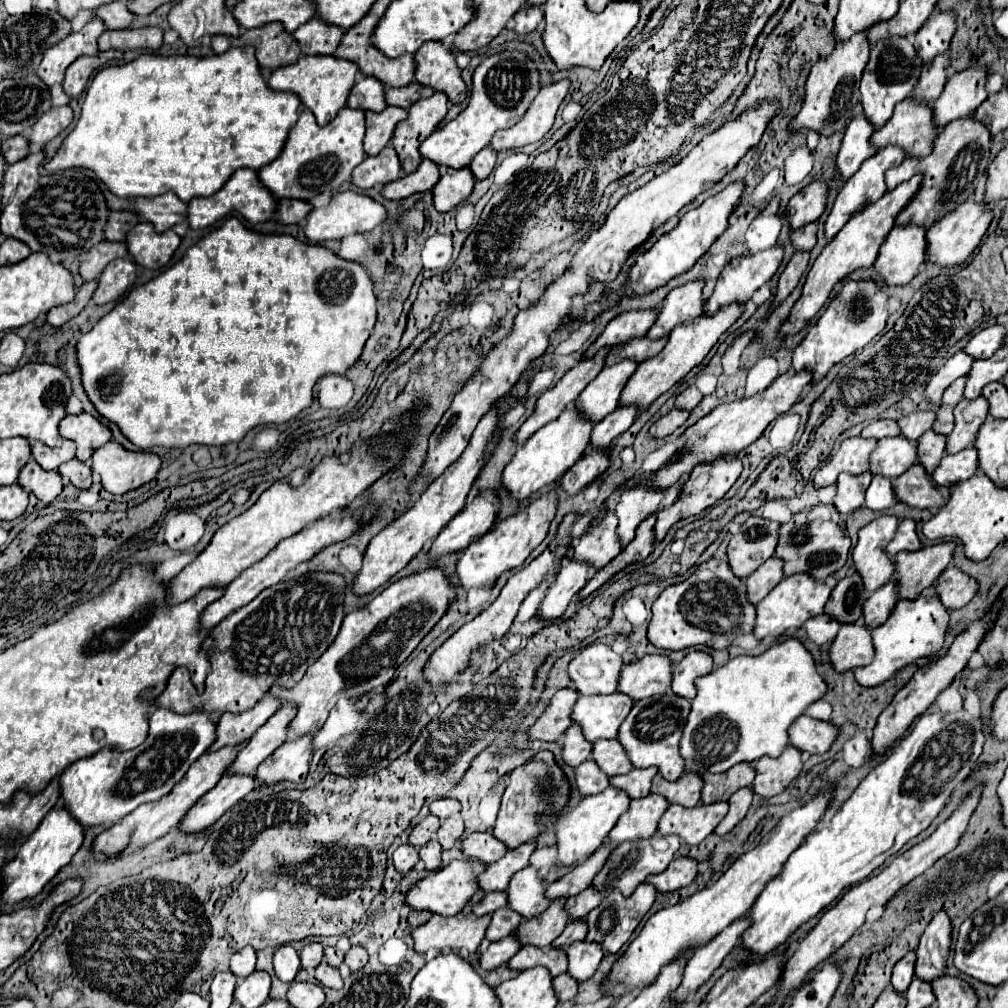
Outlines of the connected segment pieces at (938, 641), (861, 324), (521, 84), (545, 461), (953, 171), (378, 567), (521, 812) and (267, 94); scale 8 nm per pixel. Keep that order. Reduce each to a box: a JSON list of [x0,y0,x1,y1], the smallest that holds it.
[[855,593,949,687],[793,281,887,383],[419,51,541,167],[503,405,593,501],[885,117,991,229],[353,409,497,597],[493,753,571,849],[45,45,301,201]]

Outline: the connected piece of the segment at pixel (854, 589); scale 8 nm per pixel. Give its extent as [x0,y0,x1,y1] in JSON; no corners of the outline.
[825,571,869,623]

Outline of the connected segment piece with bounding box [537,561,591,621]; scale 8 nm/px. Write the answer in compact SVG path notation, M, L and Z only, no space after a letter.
M565 561L561 571L557 573L555 581L545 591L545 595L537 607L537 615L545 621L561 617L563 611L567 609L569 601L577 595L579 589L583 589L583 585L587 583L589 577L591 577L591 571L587 565Z

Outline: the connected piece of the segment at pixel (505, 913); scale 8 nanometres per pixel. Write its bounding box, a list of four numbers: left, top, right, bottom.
[487,907,521,941]

